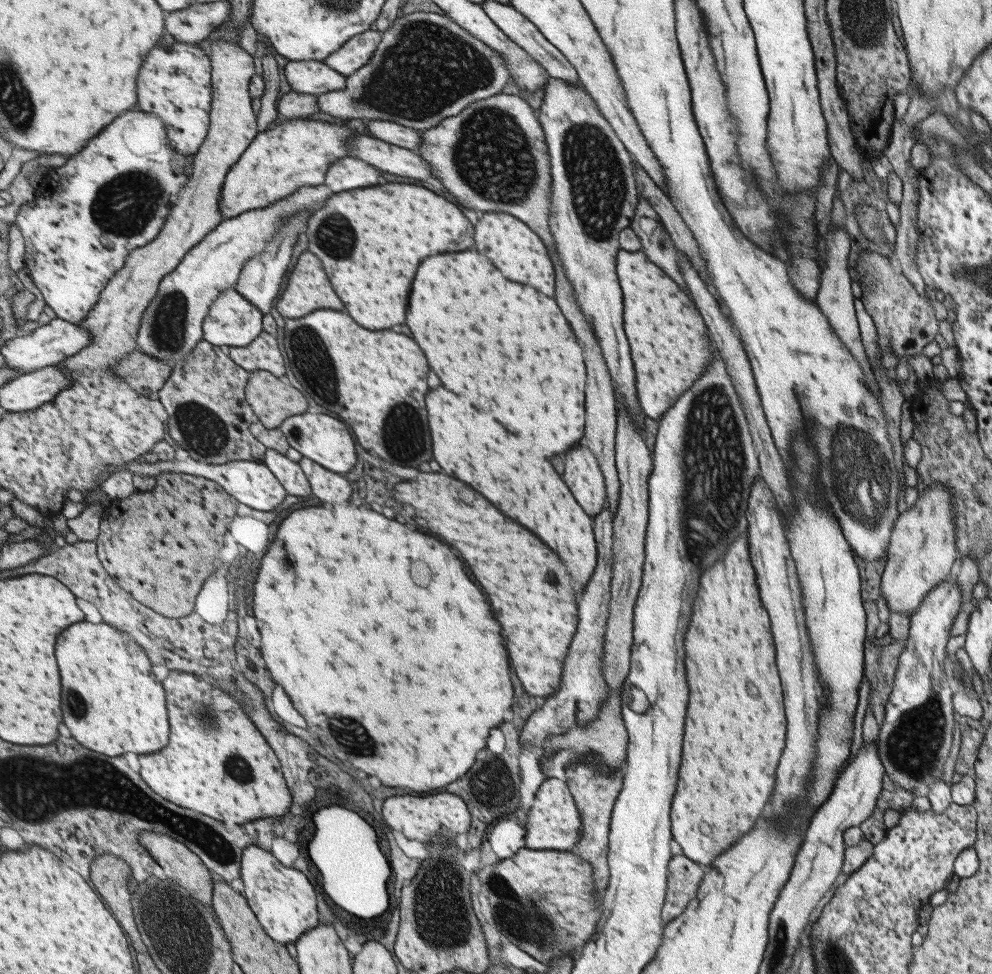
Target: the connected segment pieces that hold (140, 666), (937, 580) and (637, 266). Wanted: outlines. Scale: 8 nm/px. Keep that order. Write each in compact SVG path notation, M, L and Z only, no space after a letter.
M84 621L65 630L57 642L57 660L61 664L61 678L65 680L65 692L61 694L65 696L65 724L71 728L73 738L77 738L85 748L107 756L121 756L125 752L159 752L169 744L172 734L165 684L157 681L145 648L133 639L129 640L128 635L105 622L93 624Z
M931 483L917 495L915 503L903 508L893 523L889 535L889 549L885 568L880 577L880 594L891 612L901 612L910 617L919 607L929 590L947 580L955 560L953 544L953 491L947 485Z
M640 250L617 251L617 276L621 276L621 292L625 292L625 336L633 344L637 396L641 396L645 416L655 420L703 374L712 360L713 344L687 294Z

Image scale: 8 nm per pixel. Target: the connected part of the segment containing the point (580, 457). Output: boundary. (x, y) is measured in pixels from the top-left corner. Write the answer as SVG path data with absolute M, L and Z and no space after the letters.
M577 446L565 456L563 475L569 491L577 496L577 503L588 515L595 516L605 508L607 493L605 478L593 452Z

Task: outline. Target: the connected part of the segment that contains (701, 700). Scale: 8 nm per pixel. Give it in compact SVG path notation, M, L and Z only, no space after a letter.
M737 536L724 556L701 572L691 610L689 626L683 635L683 666L689 688L681 742L683 752L677 767L669 820L671 836L679 844L682 855L707 867L749 831L761 814L761 808L773 790L775 766L783 750L786 729L770 621L758 595L748 558L747 536Z

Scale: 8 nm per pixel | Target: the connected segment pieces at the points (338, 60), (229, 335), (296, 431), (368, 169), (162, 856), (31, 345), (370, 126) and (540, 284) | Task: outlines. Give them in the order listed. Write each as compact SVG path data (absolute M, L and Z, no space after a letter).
M369 30L353 35L353 38L345 41L339 51L329 55L326 64L348 78L357 69L371 61L380 39L381 33L369 32Z
M229 288L211 305L209 315L205 317L204 341L217 346L245 347L255 341L264 331L264 314L257 305L245 299L236 288Z
M305 412L285 419L280 429L287 436L289 444L303 457L317 461L321 466L342 475L353 468L353 464L355 464L353 440L351 440L351 436L349 436L349 432L341 420L327 416L327 414Z
M341 158L329 167L325 184L333 188L333 192L343 192L351 188L363 188L377 184L381 172L363 160L357 158Z
M143 832L140 836L141 843L149 852L153 853L153 858L161 864L166 871L169 879L175 880L179 886L187 888L195 900L199 900L205 906L214 906L214 881L215 875L209 870L209 867L203 862L202 858L193 852L188 846L185 846L179 840L171 838L165 834L157 832Z
M57 316L49 323L37 327L30 335L15 337L1 344L1 347L7 361L7 367L17 369L21 373L31 373L49 365L59 365L65 359L84 351L84 348L91 344L93 344L91 331L80 327L80 324L60 319Z
M370 120L365 122L367 133L371 132L379 140L385 140L389 144L397 144L401 148L416 150L421 143L420 132L389 122L387 120Z
M485 212L473 226L473 236L477 236L477 244L473 244L473 248L483 256L489 256L489 260L493 260L493 264L509 276L509 280L517 280L519 284L537 288L537 292L545 292L545 296L553 296L555 265L547 246L531 230L517 217L507 216L503 212Z

